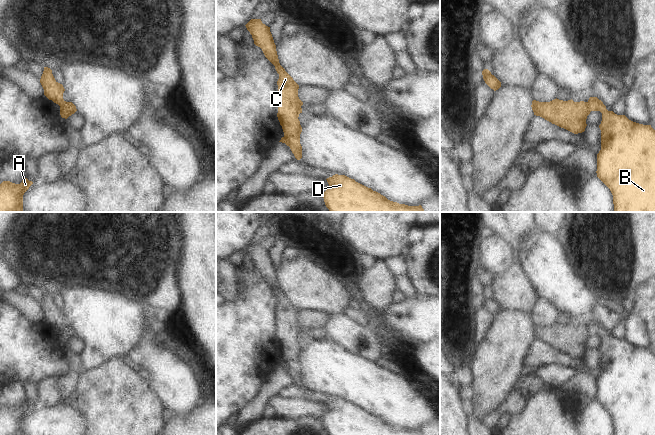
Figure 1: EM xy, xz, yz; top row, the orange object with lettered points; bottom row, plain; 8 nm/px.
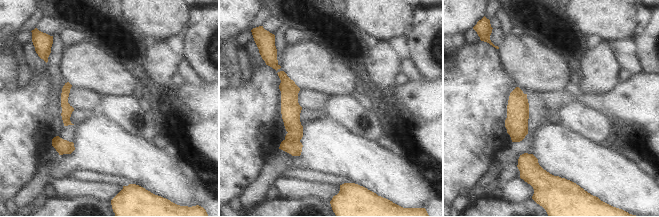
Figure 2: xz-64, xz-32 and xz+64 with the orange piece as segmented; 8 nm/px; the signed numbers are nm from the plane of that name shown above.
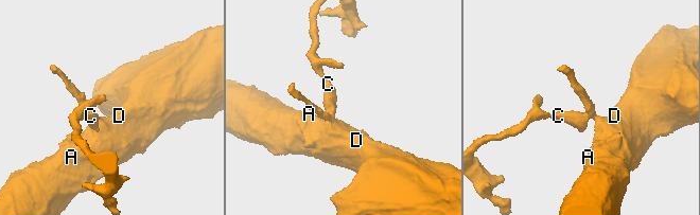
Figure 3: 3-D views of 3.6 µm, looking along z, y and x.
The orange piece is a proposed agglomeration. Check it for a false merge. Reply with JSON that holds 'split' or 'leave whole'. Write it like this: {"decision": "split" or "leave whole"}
{"decision": "split"}

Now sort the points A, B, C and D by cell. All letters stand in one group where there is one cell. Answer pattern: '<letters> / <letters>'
A B D / C

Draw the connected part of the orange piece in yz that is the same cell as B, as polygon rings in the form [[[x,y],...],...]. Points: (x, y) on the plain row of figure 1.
[[[590,321],[587,330],[591,335],[600,335],[602,345],[601,374],[597,378],[597,401],[610,413],[613,419],[614,435],[655,435],[655,354],[629,344],[625,339],[608,335],[597,321]]]

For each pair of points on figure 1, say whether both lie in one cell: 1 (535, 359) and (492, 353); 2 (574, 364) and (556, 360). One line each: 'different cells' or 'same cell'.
1: different cells
2: same cell

